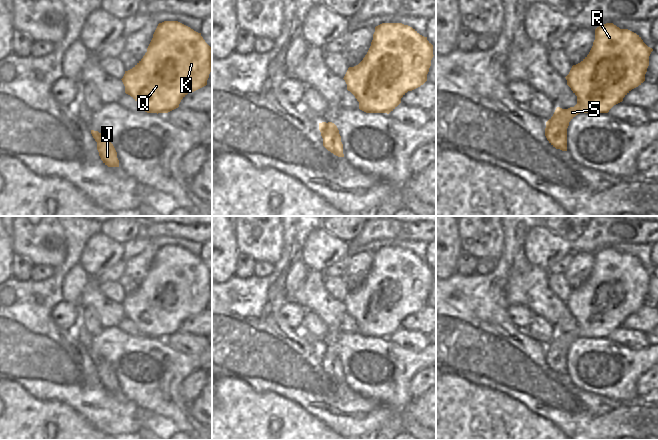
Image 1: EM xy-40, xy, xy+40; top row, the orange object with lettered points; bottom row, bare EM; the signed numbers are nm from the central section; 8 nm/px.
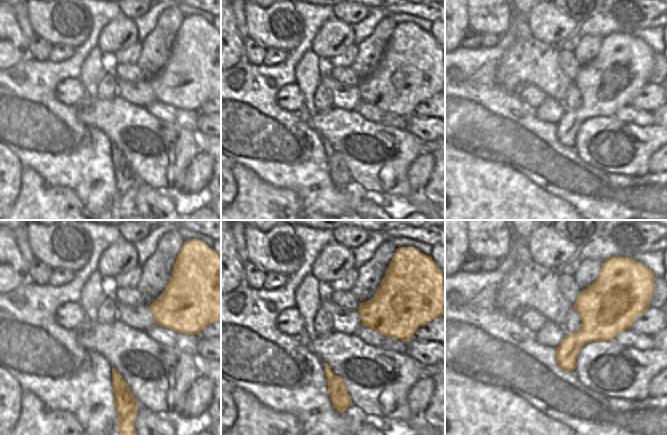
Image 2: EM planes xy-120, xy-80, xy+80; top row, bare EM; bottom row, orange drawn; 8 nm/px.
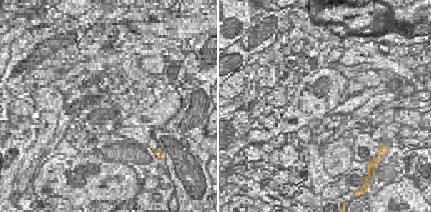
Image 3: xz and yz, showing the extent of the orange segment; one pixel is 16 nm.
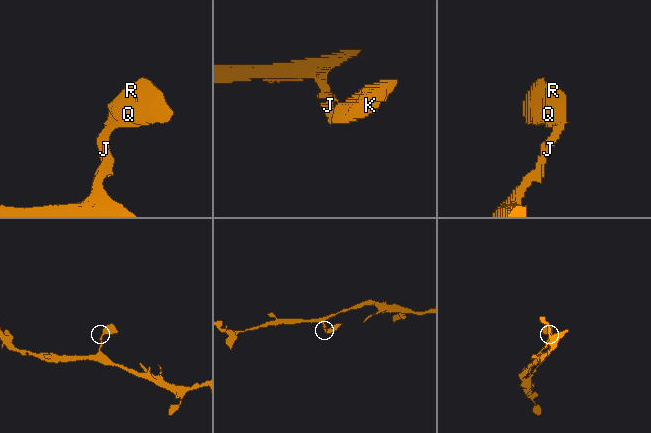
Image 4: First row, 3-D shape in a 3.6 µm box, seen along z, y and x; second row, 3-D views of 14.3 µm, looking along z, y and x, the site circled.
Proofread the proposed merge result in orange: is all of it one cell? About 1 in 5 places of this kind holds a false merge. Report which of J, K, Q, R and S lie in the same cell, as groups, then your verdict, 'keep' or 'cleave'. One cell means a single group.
J K Q R S | keep

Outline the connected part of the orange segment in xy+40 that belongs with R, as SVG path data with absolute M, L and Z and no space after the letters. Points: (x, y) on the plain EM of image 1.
M613 247L595 253L595 264L589 278L573 289L565 301L567 309L577 320L577 328L568 333L557 331L546 346L545 360L556 373L567 375L567 352L569 346L580 337L608 337L634 312L645 305L649 280L653 275L641 261L628 253L620 253Z

